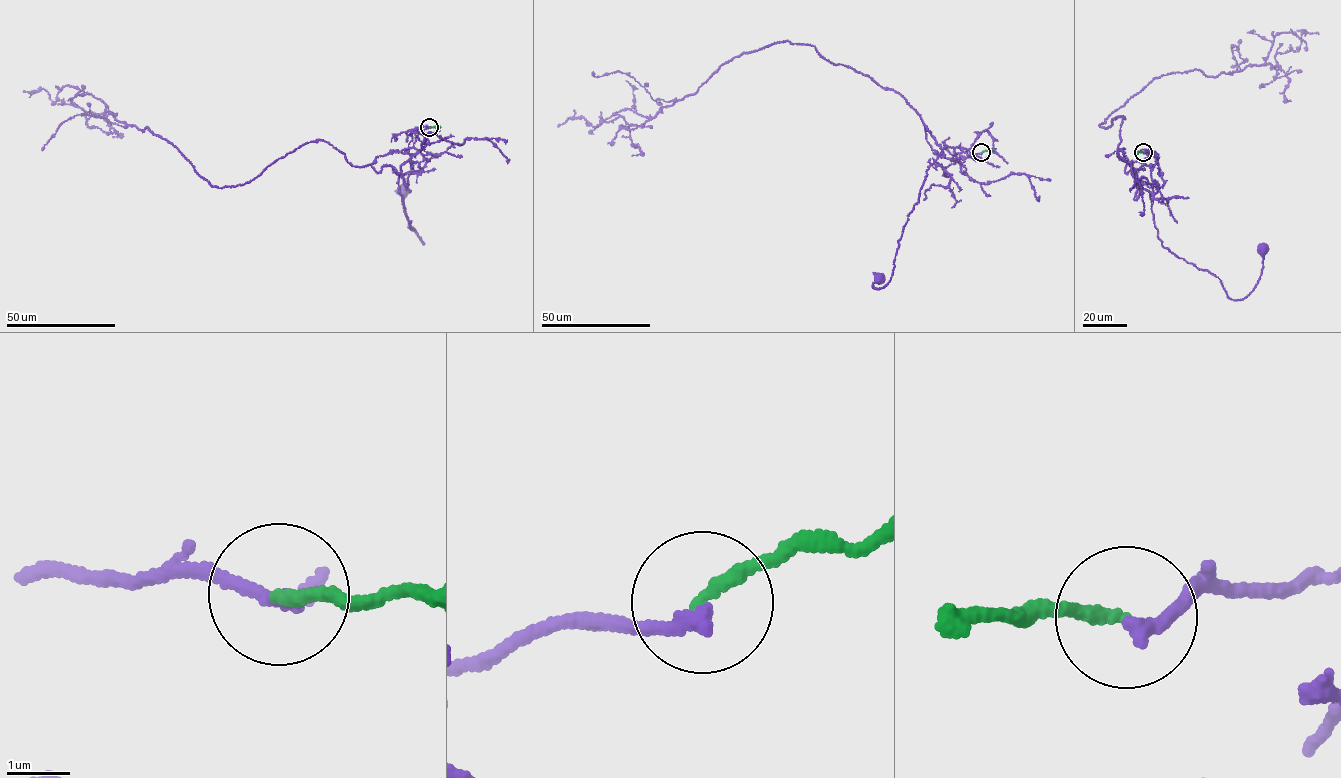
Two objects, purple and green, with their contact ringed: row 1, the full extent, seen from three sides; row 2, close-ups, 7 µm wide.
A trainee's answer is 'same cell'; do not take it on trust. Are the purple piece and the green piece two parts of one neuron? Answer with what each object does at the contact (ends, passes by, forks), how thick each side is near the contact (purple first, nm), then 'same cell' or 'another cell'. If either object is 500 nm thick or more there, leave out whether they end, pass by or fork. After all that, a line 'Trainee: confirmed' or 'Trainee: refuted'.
purple ends there; green ends there; 240 nm thick on the purple side, 200 nm on the other; same cell
Trainee: confirmed

